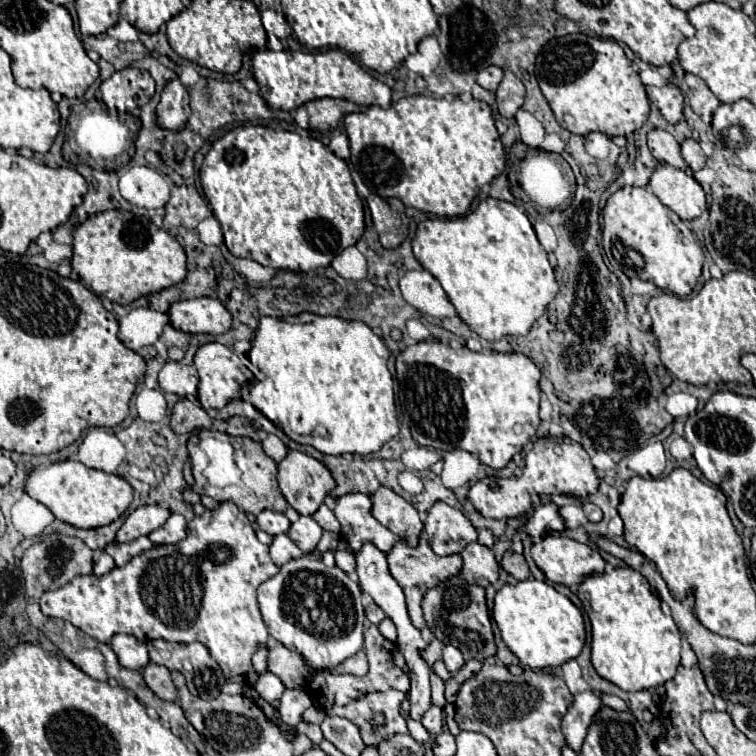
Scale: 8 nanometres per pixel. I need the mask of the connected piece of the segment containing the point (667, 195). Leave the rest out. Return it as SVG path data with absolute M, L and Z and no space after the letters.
M658 164L648 188L682 220L694 220L706 210L706 194L702 186L694 176L688 176L670 164Z

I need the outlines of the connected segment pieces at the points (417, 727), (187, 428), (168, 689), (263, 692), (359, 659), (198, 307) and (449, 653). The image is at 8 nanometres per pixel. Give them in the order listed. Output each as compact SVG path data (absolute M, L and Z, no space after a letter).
M408 720L408 730L410 730L410 734L418 740L418 742L424 742L424 738L430 738L430 734L428 734L428 730L422 726L422 722L418 722L418 720Z
M180 398L174 408L172 408L172 430L176 434L188 434L194 430L202 430L202 428L210 428L212 420L210 416L204 412L204 408L192 404L186 398Z
M150 662L144 672L142 672L148 688L162 700L166 702L176 702L178 694L176 694L176 686L170 678L170 670L166 666L160 666L160 664L154 664Z
M265 672L258 677L258 682L254 688L262 699L272 704L281 698L285 687L278 677L271 672Z
M360 650L354 656L350 656L348 660L344 660L336 672L346 672L346 674L356 674L356 676L364 676L366 674L366 652Z
M194 298L176 302L168 310L170 324L188 334L224 334L230 330L232 316L214 298Z
M444 646L442 660L444 660L446 668L448 668L452 674L456 674L456 672L464 666L464 658L462 658L460 650L458 650L458 648L452 648L452 646Z

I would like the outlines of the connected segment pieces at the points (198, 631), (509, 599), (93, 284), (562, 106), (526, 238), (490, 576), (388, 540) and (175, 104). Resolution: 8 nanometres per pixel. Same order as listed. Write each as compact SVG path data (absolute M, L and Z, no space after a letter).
M222 502L214 512L206 510L202 516L194 516L194 520L188 522L188 536L182 542L154 546L102 578L94 574L76 576L76 580L64 588L46 592L40 598L40 608L42 614L68 620L88 636L106 644L120 632L132 634L142 642L156 638L168 642L202 642L210 650L210 656L220 664L224 676L234 680L236 676L252 674L252 654L256 652L256 644L268 640L268 630L258 610L256 590L276 572L278 566L270 560L268 546L256 538L246 514L240 512L236 504Z
M536 578L504 584L496 592L492 616L506 646L532 670L560 666L566 660L576 658L586 640L582 612L570 602L570 598Z
M106 210L90 216L72 232L72 270L80 276L80 282L96 296L104 296L116 304L130 304L140 296L160 292L186 278L186 254L174 236L158 228L150 218L136 216L128 210Z
M582 32L554 38L540 50L536 58L536 78L558 124L572 134L586 136L588 132L602 132L606 136L632 136L634 130L642 128L642 124L648 120L650 106L644 84L640 82L638 72L632 68L620 44L614 40L592 38Z
M486 198L478 204L476 210L468 212L466 216L428 218L418 224L412 246L416 260L442 284L458 316L468 324L470 330L486 340L528 334L534 320L538 320L546 312L546 306L558 292L548 254L538 242L528 216L512 202Z
M472 542L462 550L460 556L464 560L462 578L468 584L478 584L478 586L486 588L498 580L500 568L498 568L498 562L488 546Z
M350 492L336 498L334 516L340 522L340 538L348 544L348 552L356 554L366 542L374 544L382 552L390 552L396 544L396 534L372 518L370 496L362 492Z
M178 78L170 80L162 92L162 100L156 108L158 114L158 124L162 128L170 130L180 130L184 128L184 120L188 120L188 90L182 86Z

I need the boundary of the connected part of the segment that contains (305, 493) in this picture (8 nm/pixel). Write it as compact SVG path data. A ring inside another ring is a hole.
M290 450L278 464L278 484L286 502L304 516L312 516L332 490L332 476L322 462Z

